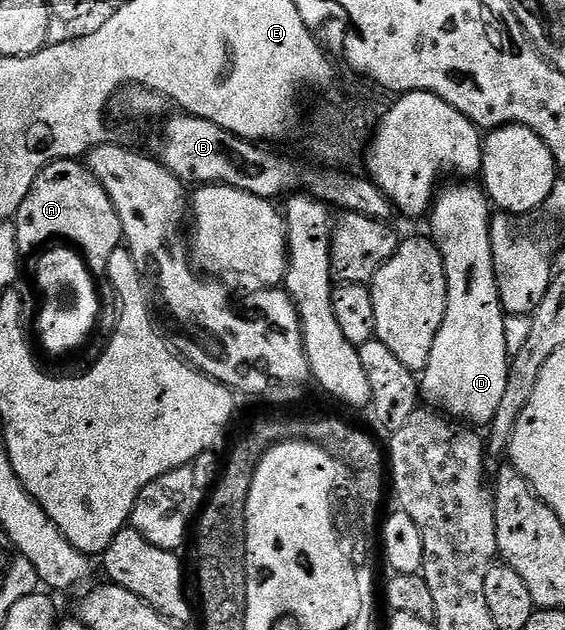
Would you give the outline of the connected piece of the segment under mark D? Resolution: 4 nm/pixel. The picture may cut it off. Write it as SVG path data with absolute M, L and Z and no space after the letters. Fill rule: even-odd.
M444 184L436 192L429 210L429 236L442 255L445 267L447 310L441 331L437 331L437 339L433 339L429 363L421 374L421 397L432 410L460 423L487 427L493 415L497 415L497 407L501 407L509 372L505 339L507 317L497 287L491 246L493 209L478 184L455 184L459 185Z

